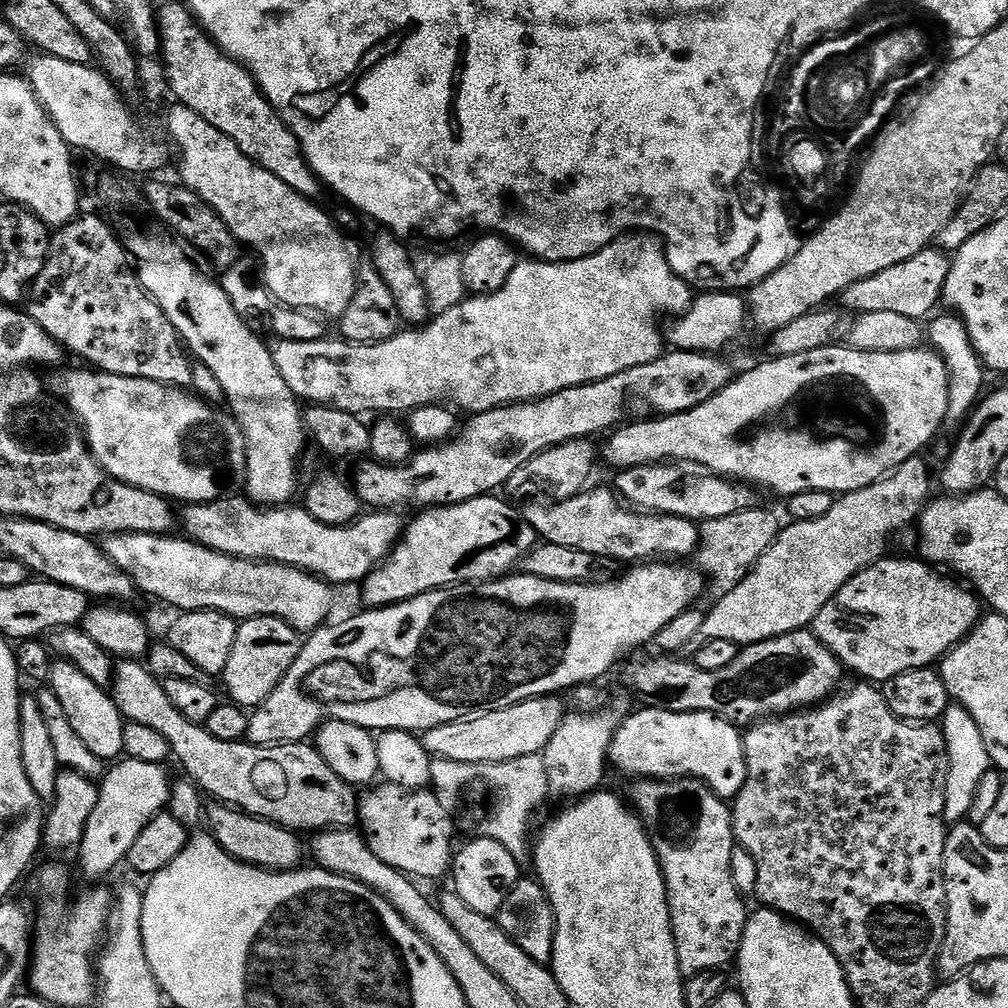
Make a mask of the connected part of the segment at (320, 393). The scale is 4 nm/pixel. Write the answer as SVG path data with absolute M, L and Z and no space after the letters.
M625 234L610 242L602 250L590 254L586 258L577 260L538 260L535 258L521 259L506 278L506 286L489 296L472 296L465 298L453 309L437 315L427 326L419 330L401 330L391 340L383 340L377 344L349 344L343 338L325 338L314 342L290 342L289 340L276 340L271 345L274 366L278 366L278 374L290 386L290 390L301 401L312 406L337 408L357 414L364 412L380 412L376 414L400 414L396 412L411 413L413 410L428 405L455 406L461 413L475 414L489 412L495 408L504 408L507 404L525 404L531 400L541 400L550 394L558 394L558 390L570 390L574 386L582 386L590 382L598 382L610 378L614 374L622 374L634 366L646 366L646 362L654 362L663 356L666 351L666 336L656 323L660 316L668 315L671 318L679 317L688 311L694 299L694 289L691 284L684 281L683 275L670 266L668 253L664 251L663 243L652 234Z

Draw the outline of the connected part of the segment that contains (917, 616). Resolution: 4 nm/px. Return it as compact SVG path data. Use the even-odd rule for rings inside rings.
M885 558L878 560L866 570L854 574L854 578L850 578L850 582L846 582L846 586L842 586L842 590L838 590L838 594L834 594L834 598L830 598L830 602L826 602L826 606L822 606L822 610L818 610L818 618L810 625L811 631L815 632L819 640L840 659L840 663L844 665L849 673L857 672L857 674L860 675L857 677L863 678L868 682L883 682L903 672L933 667L937 662L944 659L944 655L946 655L954 645L966 639L982 619L982 611L980 612L982 604L975 591L969 590L967 587L964 587L965 589L959 588L959 586L955 584L955 582L957 583L955 579L952 579L952 581L947 580L944 576L939 576L939 574L936 573L939 571L937 571L933 565L919 558L913 558L913 560L892 559L893 558Z

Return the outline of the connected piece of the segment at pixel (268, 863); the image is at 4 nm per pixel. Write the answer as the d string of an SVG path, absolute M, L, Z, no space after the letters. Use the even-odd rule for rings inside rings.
M212 802L206 808L206 824L209 824L211 835L215 836L218 846L226 850L235 860L243 864L253 864L256 868L267 868L270 872L291 872L301 867L306 852L302 840L291 828L283 828L269 820L251 816L228 804Z

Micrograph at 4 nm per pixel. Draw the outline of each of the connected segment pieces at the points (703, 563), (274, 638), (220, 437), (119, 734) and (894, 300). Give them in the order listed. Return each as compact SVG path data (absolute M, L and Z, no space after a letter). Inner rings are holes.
M757 506L754 508L748 508L745 511L740 511L738 514L730 514L729 517L725 518L716 518L716 519L708 519L703 520L699 523L699 543L697 546L697 550L694 554L694 561L696 560L697 564L701 566L701 568L706 572L706 592L707 595L711 595L711 599L713 601L721 600L722 597L725 597L726 594L730 594L731 590L734 590L736 586L738 586L739 582L742 582L742 579L746 578L749 573L752 572L752 569L756 567L757 562L760 560L762 554L766 552L770 548L770 546L775 542L777 535L780 533L780 529L782 527L782 521L772 512L768 510L762 509L762 506Z
M256 616L243 621L236 629L234 650L230 650L230 662L226 662L226 670L222 673L227 699L245 710L255 710L270 698L278 682L282 682L290 666L294 666L301 647L301 633L276 616Z
M80 366L77 372L68 372L61 378L60 396L69 413L78 421L88 442L88 451L116 480L172 502L184 500L185 505L209 504L245 491L248 455L240 423L235 416L206 403L191 391L150 382L146 378L126 378Z
M56 662L52 665L50 687L58 694L58 702L66 709L66 718L70 718L70 726L82 738L82 743L90 749L90 754L98 754L105 762L116 762L125 755L123 732L126 725L124 716L118 710L116 701L105 689L99 688L78 666Z
M933 246L922 250L922 254L914 254L914 258L906 258L906 262L898 262L898 266L890 266L890 270L882 270L874 274L874 278L862 278L862 282L854 282L839 297L852 314L893 313L906 314L906 318L923 321L924 316L931 317L941 303L946 274L950 274L950 260Z

